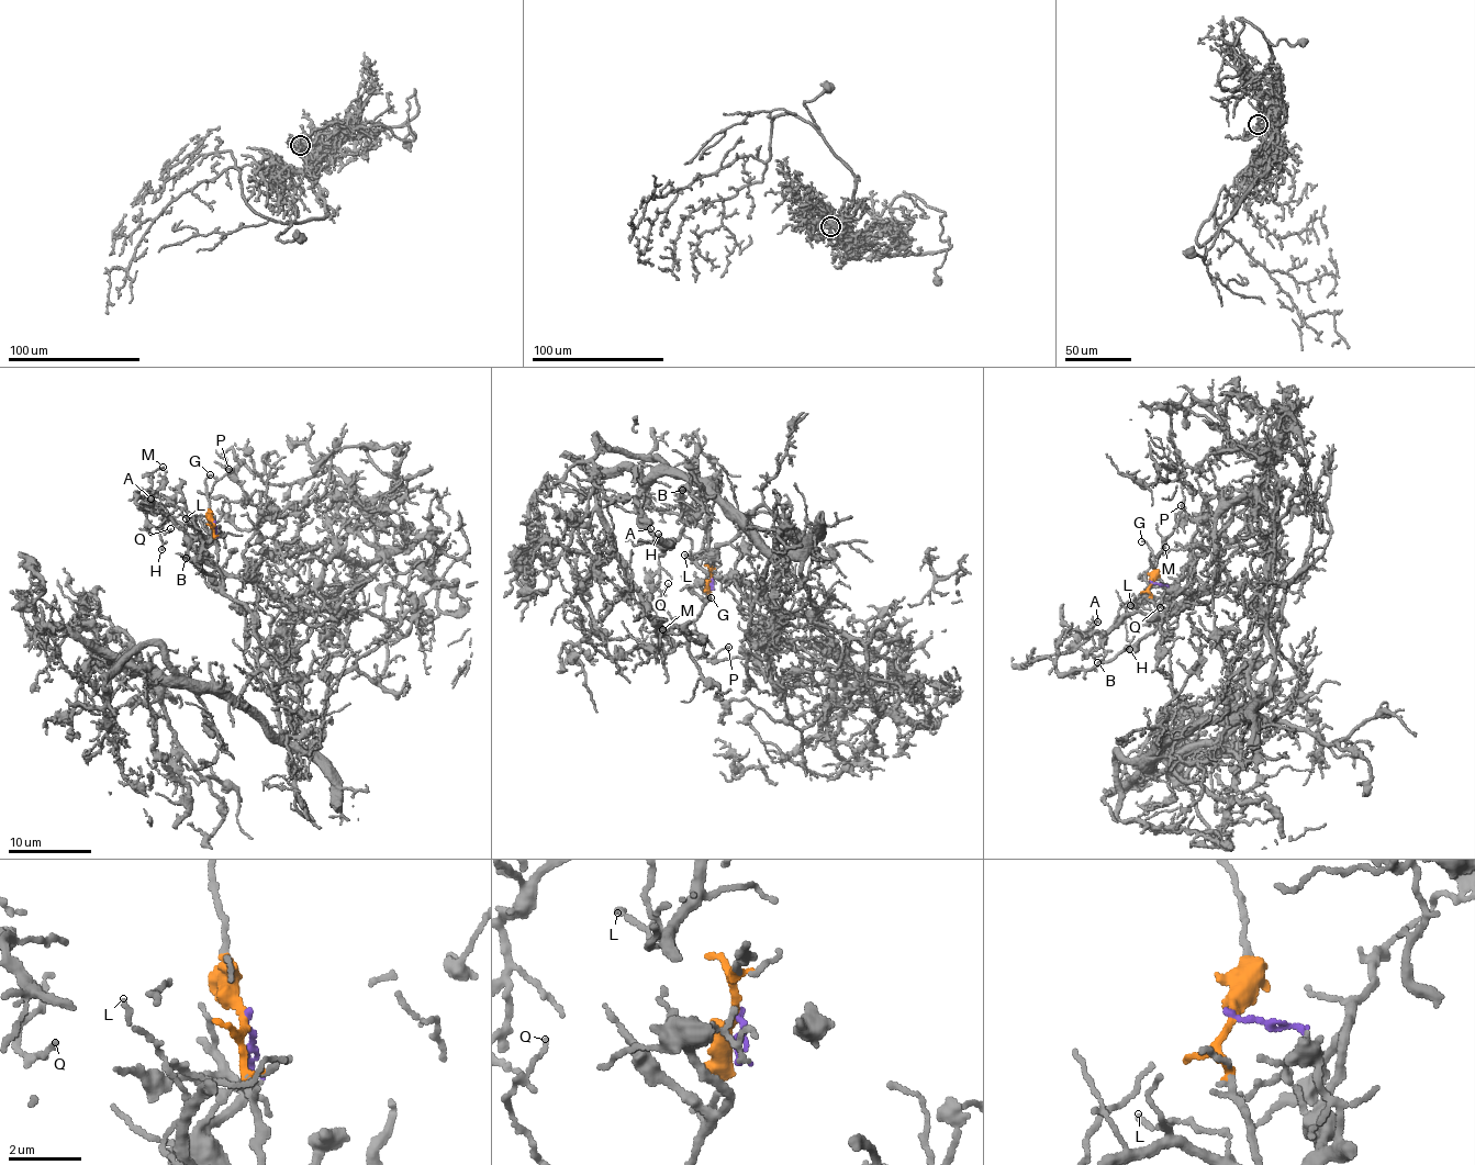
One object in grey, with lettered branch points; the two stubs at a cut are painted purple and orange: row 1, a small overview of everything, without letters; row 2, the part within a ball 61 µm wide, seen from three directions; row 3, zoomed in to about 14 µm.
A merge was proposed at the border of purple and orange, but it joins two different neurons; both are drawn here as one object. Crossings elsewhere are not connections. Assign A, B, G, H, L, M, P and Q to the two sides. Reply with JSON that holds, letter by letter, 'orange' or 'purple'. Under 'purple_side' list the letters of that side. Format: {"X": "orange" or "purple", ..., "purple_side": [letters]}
{"A": "purple", "B": "purple", "G": "orange", "H": "purple", "L": "purple", "M": "purple", "P": "purple", "Q": "purple", "purple_side": ["A", "B", "H", "L", "M", "P", "Q"]}

